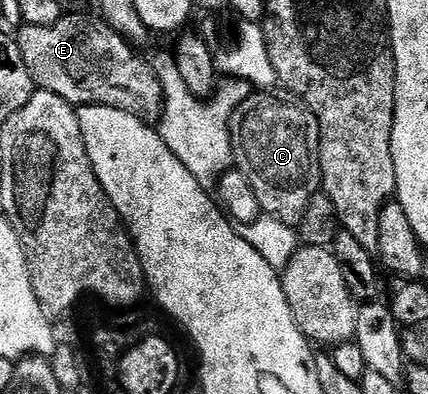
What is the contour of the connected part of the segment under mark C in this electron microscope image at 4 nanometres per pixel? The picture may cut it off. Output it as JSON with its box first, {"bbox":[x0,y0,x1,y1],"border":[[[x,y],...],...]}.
{"bbox":[230,90,322,226],"border":[[[256,90],[246,98],[246,102],[242,102],[238,106],[238,110],[234,110],[230,131],[232,134],[232,159],[235,167],[242,174],[246,174],[246,182],[250,182],[250,187],[258,198],[261,213],[278,218],[278,222],[286,222],[293,226],[299,225],[302,214],[306,214],[306,206],[310,202],[310,198],[314,198],[314,194],[321,191],[322,188],[320,183],[320,127],[314,118],[314,114],[297,96],[293,96],[287,90]]]}

